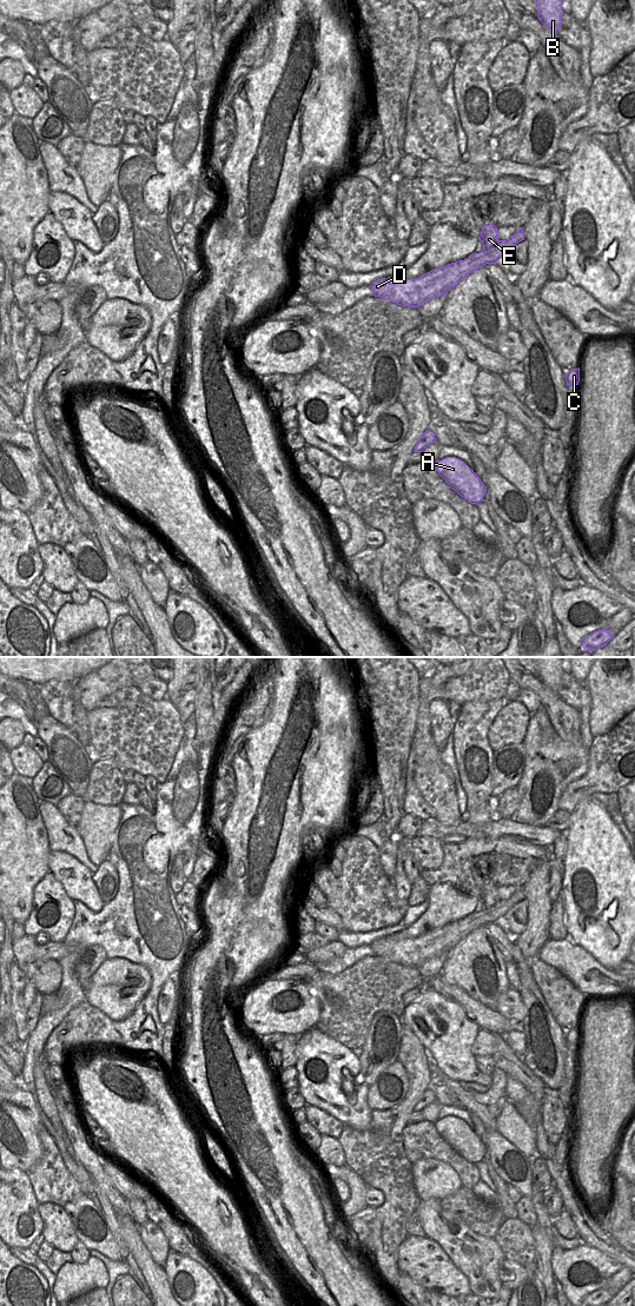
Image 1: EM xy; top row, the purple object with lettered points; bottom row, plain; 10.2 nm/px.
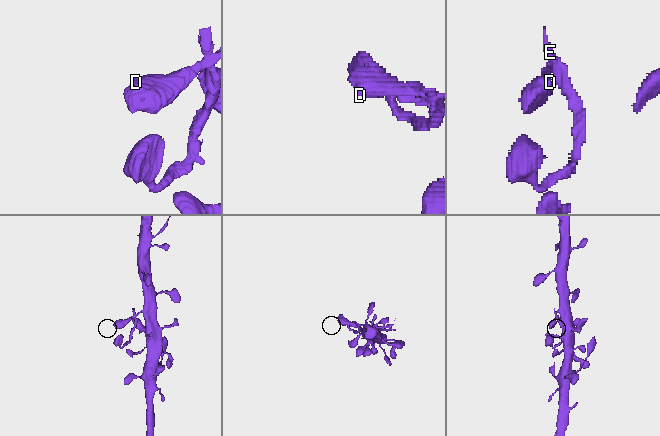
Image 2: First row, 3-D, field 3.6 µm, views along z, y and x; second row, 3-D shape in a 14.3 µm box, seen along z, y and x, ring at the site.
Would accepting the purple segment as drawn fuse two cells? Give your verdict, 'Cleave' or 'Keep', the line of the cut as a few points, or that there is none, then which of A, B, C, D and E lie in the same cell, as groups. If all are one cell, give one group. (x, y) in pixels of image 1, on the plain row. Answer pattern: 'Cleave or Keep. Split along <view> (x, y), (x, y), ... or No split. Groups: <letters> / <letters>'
Cleave. Split along xy (500, 900), (490, 909), (490, 917), (485, 922). Groups: A B C D / E

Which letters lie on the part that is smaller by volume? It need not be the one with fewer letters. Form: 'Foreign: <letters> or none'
Foreign: E

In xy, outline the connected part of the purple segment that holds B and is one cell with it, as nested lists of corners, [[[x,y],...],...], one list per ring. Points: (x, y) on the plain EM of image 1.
[[[535,657],[540,681],[555,692],[561,685],[562,659],[563,657]]]

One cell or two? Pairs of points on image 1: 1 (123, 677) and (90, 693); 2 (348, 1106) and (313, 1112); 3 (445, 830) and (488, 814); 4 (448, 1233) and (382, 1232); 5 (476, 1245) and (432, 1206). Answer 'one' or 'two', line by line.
1: one
2: two
3: two
4: two
5: one

